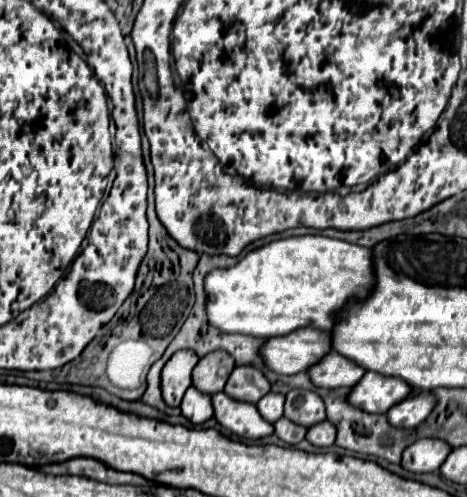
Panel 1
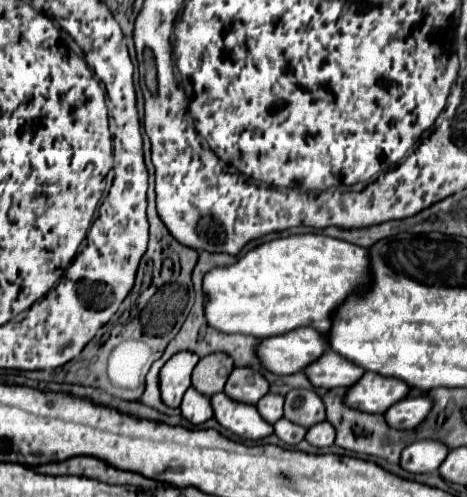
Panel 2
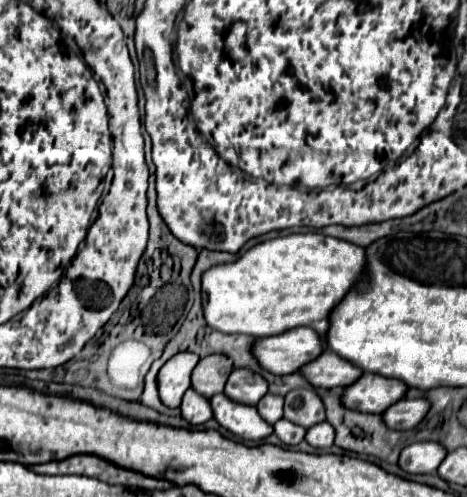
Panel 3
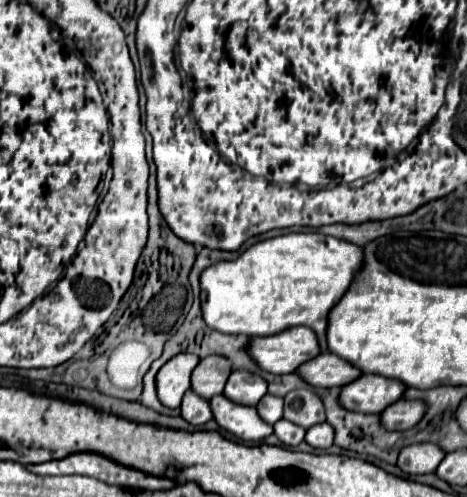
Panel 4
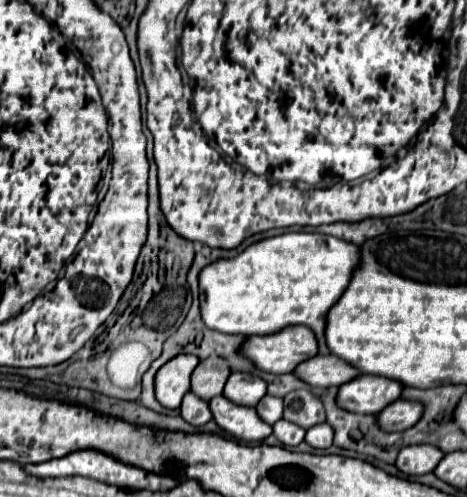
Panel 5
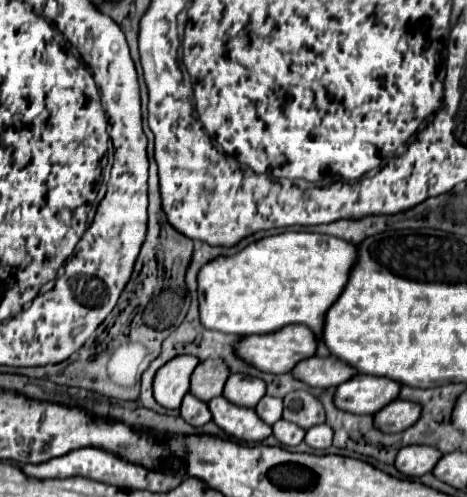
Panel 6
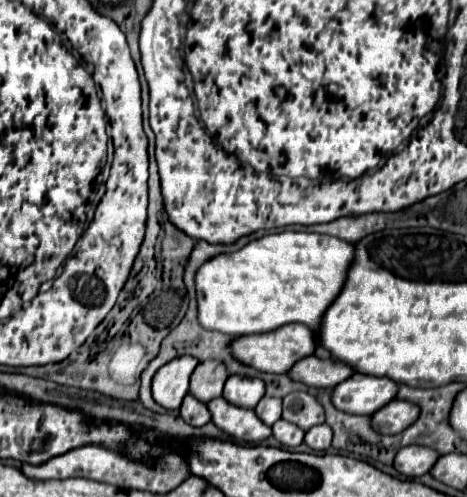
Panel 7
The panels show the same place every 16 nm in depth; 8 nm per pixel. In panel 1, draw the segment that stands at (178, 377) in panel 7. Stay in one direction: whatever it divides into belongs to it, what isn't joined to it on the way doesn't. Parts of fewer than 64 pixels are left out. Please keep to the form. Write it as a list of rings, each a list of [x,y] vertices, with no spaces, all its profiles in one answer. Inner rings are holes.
[[[178,350],[162,368],[162,396],[168,406],[178,406],[184,392],[192,384],[192,368],[198,362],[198,354],[192,350]]]

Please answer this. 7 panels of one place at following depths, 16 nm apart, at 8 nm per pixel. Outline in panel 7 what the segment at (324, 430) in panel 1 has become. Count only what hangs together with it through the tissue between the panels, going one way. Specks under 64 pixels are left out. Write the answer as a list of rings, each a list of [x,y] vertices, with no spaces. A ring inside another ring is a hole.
[[[318,424],[318,426],[312,426],[308,432],[306,432],[306,438],[304,442],[314,448],[314,450],[326,450],[330,448],[332,444],[332,428],[328,424]]]

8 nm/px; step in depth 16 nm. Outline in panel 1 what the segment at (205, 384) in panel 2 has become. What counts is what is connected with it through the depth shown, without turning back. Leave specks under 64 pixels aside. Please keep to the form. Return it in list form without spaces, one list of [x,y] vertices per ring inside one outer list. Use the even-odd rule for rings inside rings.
[[[216,350],[200,358],[200,362],[192,370],[192,386],[196,386],[204,394],[216,394],[224,390],[224,384],[234,370],[234,358],[224,352]]]

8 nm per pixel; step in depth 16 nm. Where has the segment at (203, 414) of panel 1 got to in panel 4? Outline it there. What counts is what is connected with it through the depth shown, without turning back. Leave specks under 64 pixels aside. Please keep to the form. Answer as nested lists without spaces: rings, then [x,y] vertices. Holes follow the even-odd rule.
[[[188,390],[184,394],[180,410],[182,410],[182,418],[186,422],[190,422],[192,426],[206,424],[212,418],[212,410],[210,410],[208,400],[204,400],[202,396],[196,396],[196,392],[192,392],[192,390]]]

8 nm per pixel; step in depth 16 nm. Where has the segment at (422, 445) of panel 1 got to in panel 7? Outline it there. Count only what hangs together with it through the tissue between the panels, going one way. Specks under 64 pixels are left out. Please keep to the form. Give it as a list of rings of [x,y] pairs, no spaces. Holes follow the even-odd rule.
[[[408,446],[400,448],[394,460],[394,468],[404,476],[422,476],[432,470],[440,454],[434,448],[426,446]]]

